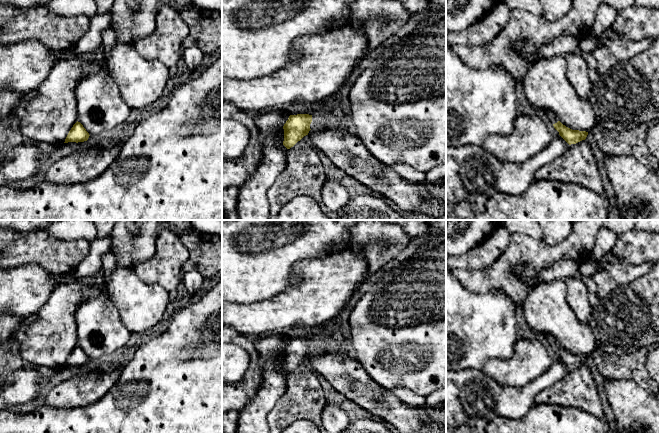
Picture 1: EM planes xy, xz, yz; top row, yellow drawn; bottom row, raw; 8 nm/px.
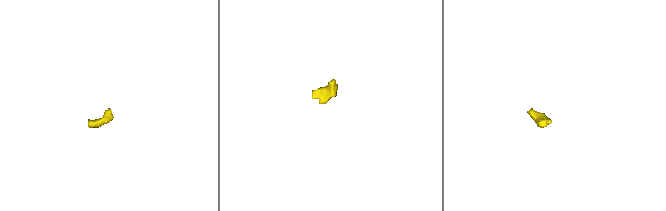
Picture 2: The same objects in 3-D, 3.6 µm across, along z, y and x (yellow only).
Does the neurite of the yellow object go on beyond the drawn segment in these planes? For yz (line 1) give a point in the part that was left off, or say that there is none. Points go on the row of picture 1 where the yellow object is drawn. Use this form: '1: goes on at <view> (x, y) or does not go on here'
1: goes on at yz (552, 117)

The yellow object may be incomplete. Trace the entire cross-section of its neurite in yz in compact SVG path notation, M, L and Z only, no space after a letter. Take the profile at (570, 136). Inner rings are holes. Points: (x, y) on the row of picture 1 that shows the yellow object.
M550 110L543 111L546 116L549 118L551 123L553 124L554 128L559 132L559 135L569 144L576 144L582 140L585 140L588 132L586 131L579 131L579 130L572 130L565 125L563 125L556 115Z

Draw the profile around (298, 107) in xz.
M348 80L339 88L337 92L335 92L331 97L326 98L321 102L305 102L303 100L298 100L293 103L288 104L285 109L290 115L297 115L297 114L309 114L314 115L316 113L321 113L321 108L323 106L327 107L330 112L330 107L334 102L337 102L340 98L340 92L342 87L345 86L349 81Z

